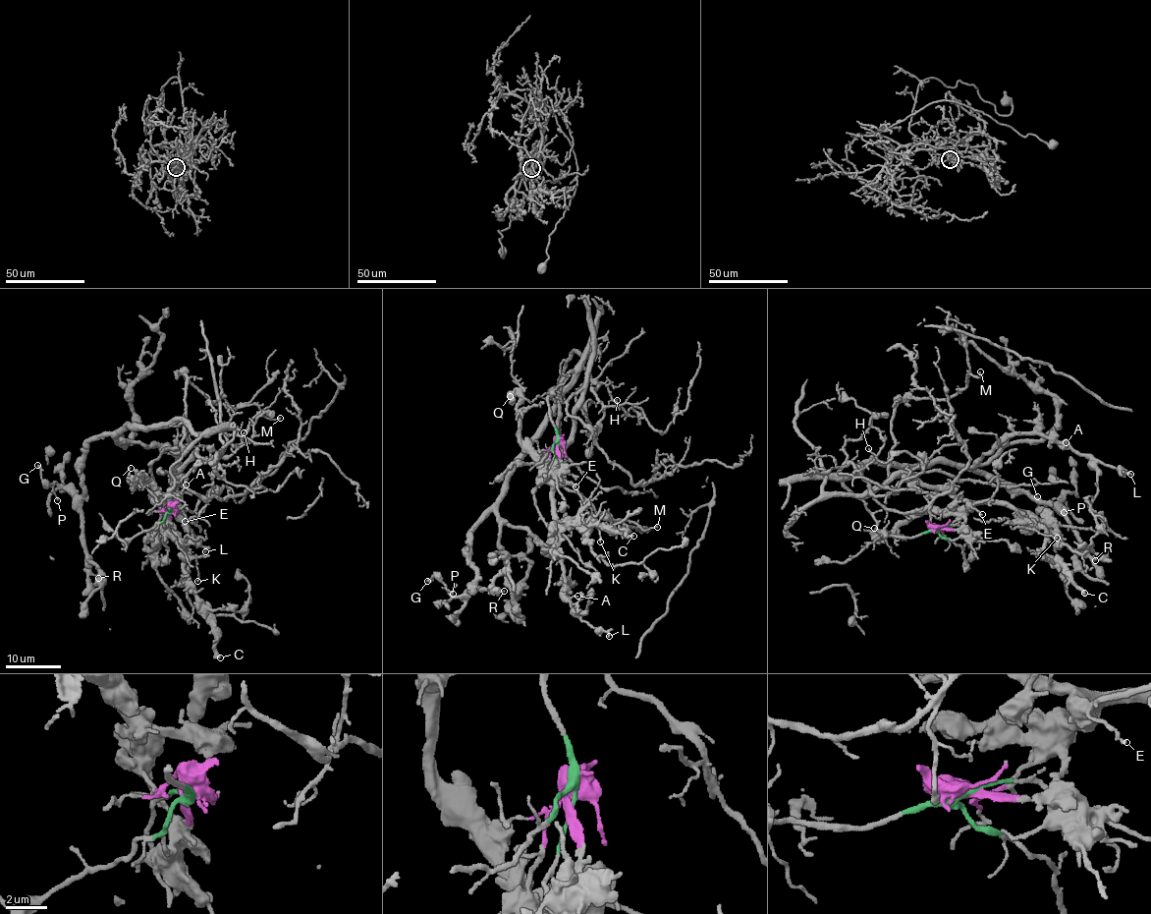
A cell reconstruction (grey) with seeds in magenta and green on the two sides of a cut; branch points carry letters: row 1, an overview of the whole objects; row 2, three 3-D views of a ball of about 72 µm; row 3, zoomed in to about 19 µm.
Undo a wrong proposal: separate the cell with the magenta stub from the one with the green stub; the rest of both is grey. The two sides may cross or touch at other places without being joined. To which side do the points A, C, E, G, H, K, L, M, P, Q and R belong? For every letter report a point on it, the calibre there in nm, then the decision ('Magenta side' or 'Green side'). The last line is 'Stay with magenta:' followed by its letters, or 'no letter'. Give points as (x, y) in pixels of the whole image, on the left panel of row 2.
A: Place: (186, 485). Thickness 120 nm. Green side
C: Place: (220, 657). Thickness 400 nm. Magenta side
E: Place: (185, 521). Thickness 150 nm. Magenta side
G: Place: (37, 465). Thickness 170 nm. Green side
H: Place: (244, 432). Thickness 110 nm. Green side
K: Place: (197, 581). Thickness 90 nm. Magenta side
L: Place: (205, 551). Thickness 200 nm. Green side
M: Place: (280, 418). Thickness 120 nm. Green side
P: Place: (57, 500). Thickness 130 nm. Green side
Q: Place: (131, 468). Thickness 160 nm. Magenta side
R: Place: (98, 578). Thickness 140 nm. Green side
Stay with magenta: C, E, K, Q

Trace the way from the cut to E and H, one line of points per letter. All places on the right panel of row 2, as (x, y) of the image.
E: (938, 528), (947, 527), (969, 506), (982, 514)
H: (938, 529), (910, 538), (882, 535), (839, 472), (849, 462), (864, 469), (876, 456), (868, 448)

